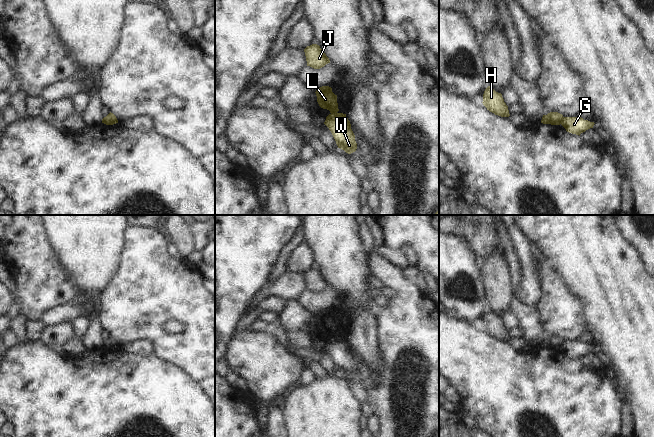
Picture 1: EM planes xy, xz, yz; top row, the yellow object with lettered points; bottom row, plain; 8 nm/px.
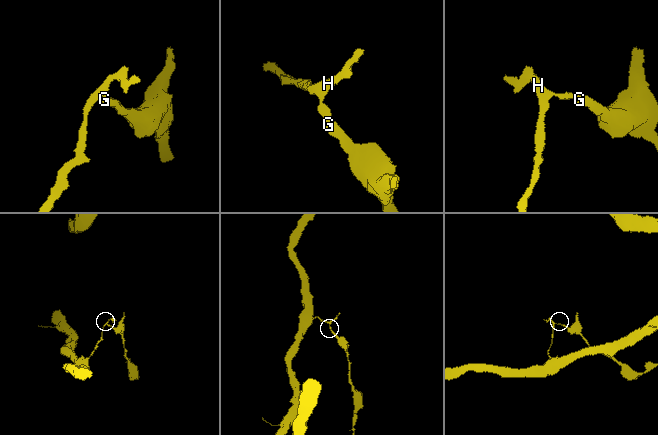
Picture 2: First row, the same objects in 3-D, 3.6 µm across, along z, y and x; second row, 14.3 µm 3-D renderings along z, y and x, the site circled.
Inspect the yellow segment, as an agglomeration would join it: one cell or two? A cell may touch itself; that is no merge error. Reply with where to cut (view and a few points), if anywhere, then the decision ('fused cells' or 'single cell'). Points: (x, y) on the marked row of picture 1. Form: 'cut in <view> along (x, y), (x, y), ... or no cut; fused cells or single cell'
cut in yz along (564, 117), (560, 123); fused cells

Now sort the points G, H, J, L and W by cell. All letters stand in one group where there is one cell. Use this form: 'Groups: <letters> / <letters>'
Groups: G W / H J L

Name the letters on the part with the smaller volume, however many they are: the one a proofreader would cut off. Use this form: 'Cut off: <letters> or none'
Cut off: G, W

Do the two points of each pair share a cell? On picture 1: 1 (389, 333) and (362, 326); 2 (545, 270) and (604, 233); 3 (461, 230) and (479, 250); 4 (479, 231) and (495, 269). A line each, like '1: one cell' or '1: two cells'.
1: two cells
2: two cells
3: one cell
4: two cells

